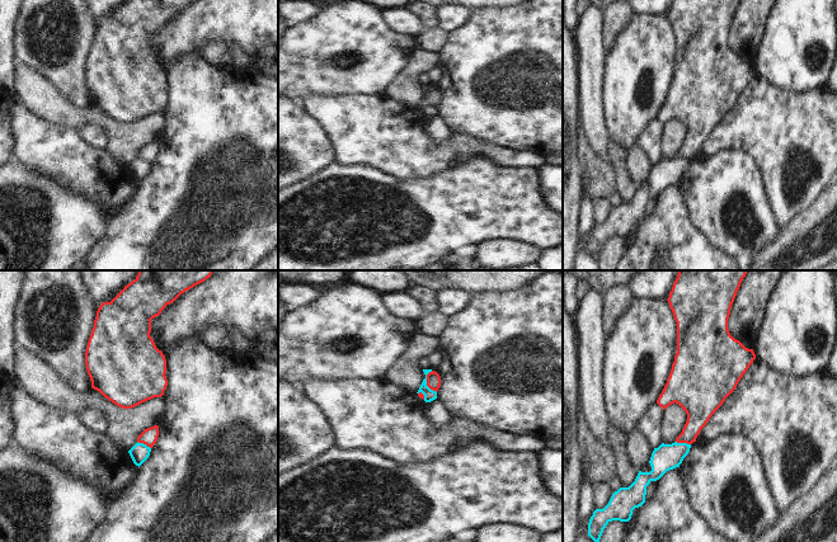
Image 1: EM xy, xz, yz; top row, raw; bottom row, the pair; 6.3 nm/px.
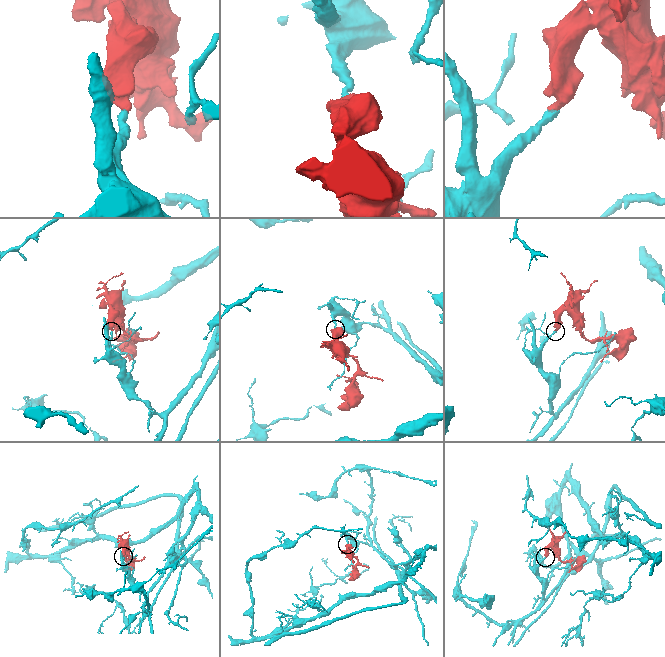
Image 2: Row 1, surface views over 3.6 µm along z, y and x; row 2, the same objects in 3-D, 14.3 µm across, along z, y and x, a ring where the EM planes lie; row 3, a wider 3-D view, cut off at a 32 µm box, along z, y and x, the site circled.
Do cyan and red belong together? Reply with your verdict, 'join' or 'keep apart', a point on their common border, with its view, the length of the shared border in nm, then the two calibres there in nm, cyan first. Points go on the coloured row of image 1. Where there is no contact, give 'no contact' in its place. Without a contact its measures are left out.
keep apart | xz (426, 382) | 150 nm | 80/100 nm

